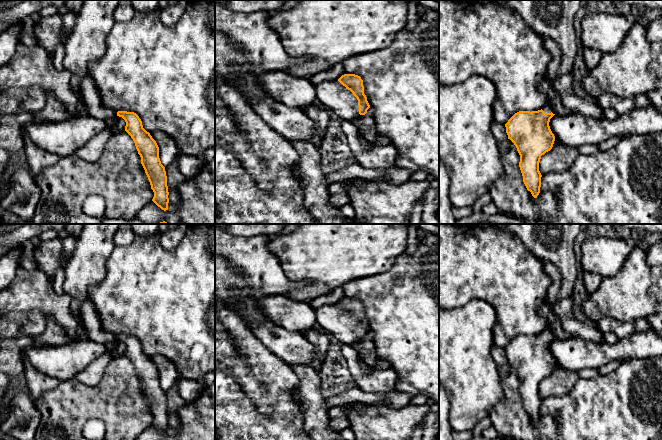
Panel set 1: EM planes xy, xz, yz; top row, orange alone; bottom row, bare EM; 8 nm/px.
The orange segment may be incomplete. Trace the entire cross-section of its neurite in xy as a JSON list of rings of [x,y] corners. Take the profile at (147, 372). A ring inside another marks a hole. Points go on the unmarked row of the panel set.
[[[118,335],[117,340],[122,341],[125,346],[125,355],[133,363],[141,388],[145,394],[151,413],[154,416],[152,425],[162,434],[168,434],[169,416],[165,391],[159,382],[159,371],[142,349],[139,340],[134,336]]]

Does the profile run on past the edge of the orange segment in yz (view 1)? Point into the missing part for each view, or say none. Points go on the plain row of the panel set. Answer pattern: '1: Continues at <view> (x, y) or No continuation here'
1: No continuation here

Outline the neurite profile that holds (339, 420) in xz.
[[[353,403],[346,405],[339,405],[329,409],[328,415],[330,420],[330,426],[338,432],[343,429],[350,427],[350,421],[346,414],[348,409],[360,409],[364,407],[365,404]]]

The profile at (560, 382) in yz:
[[[555,368],[550,375],[541,380],[539,395],[542,400],[552,396],[568,395],[578,379],[576,371]]]

